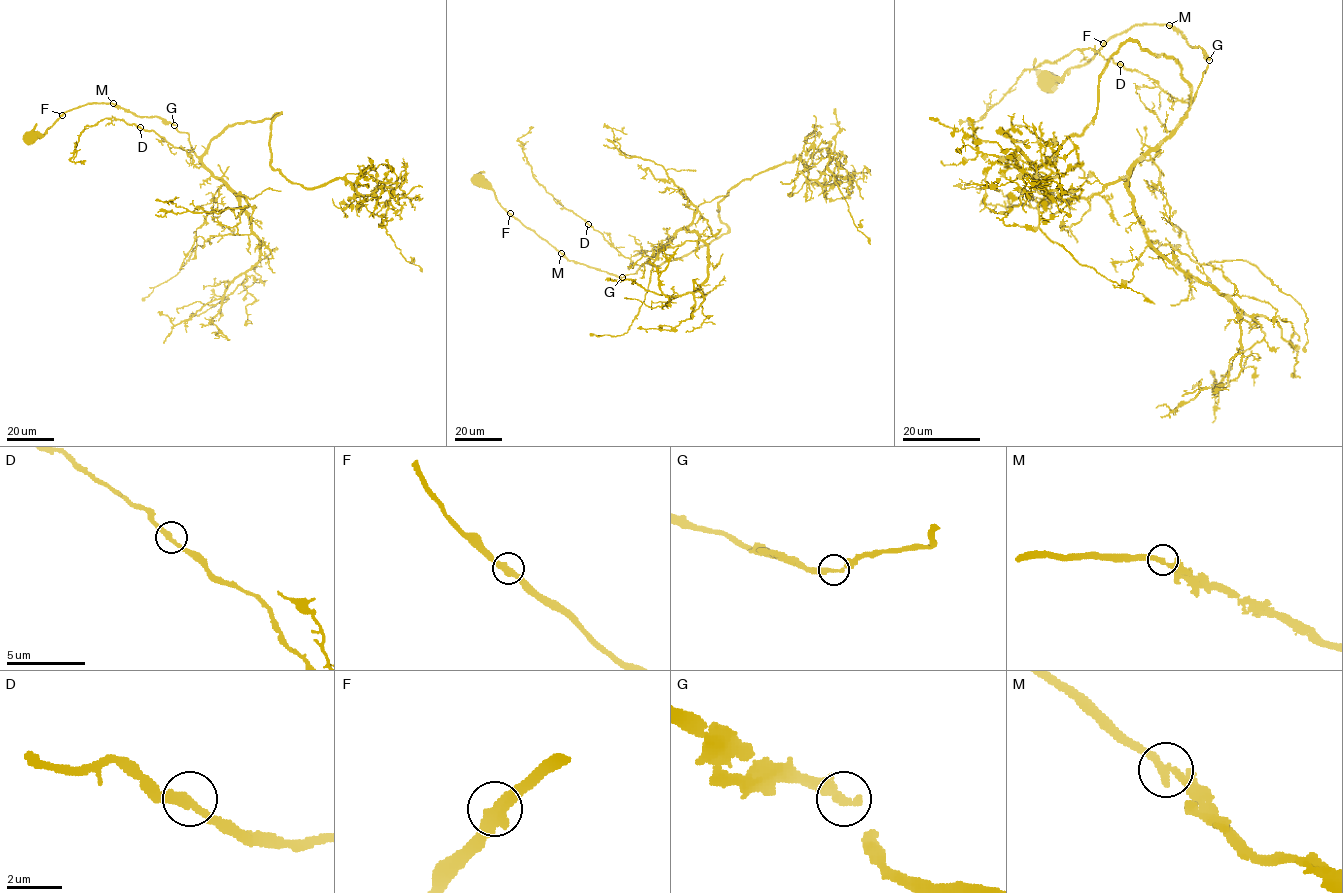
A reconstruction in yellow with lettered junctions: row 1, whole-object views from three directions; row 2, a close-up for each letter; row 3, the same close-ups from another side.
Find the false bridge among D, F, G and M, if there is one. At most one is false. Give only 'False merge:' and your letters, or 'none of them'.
False merge: none of them

